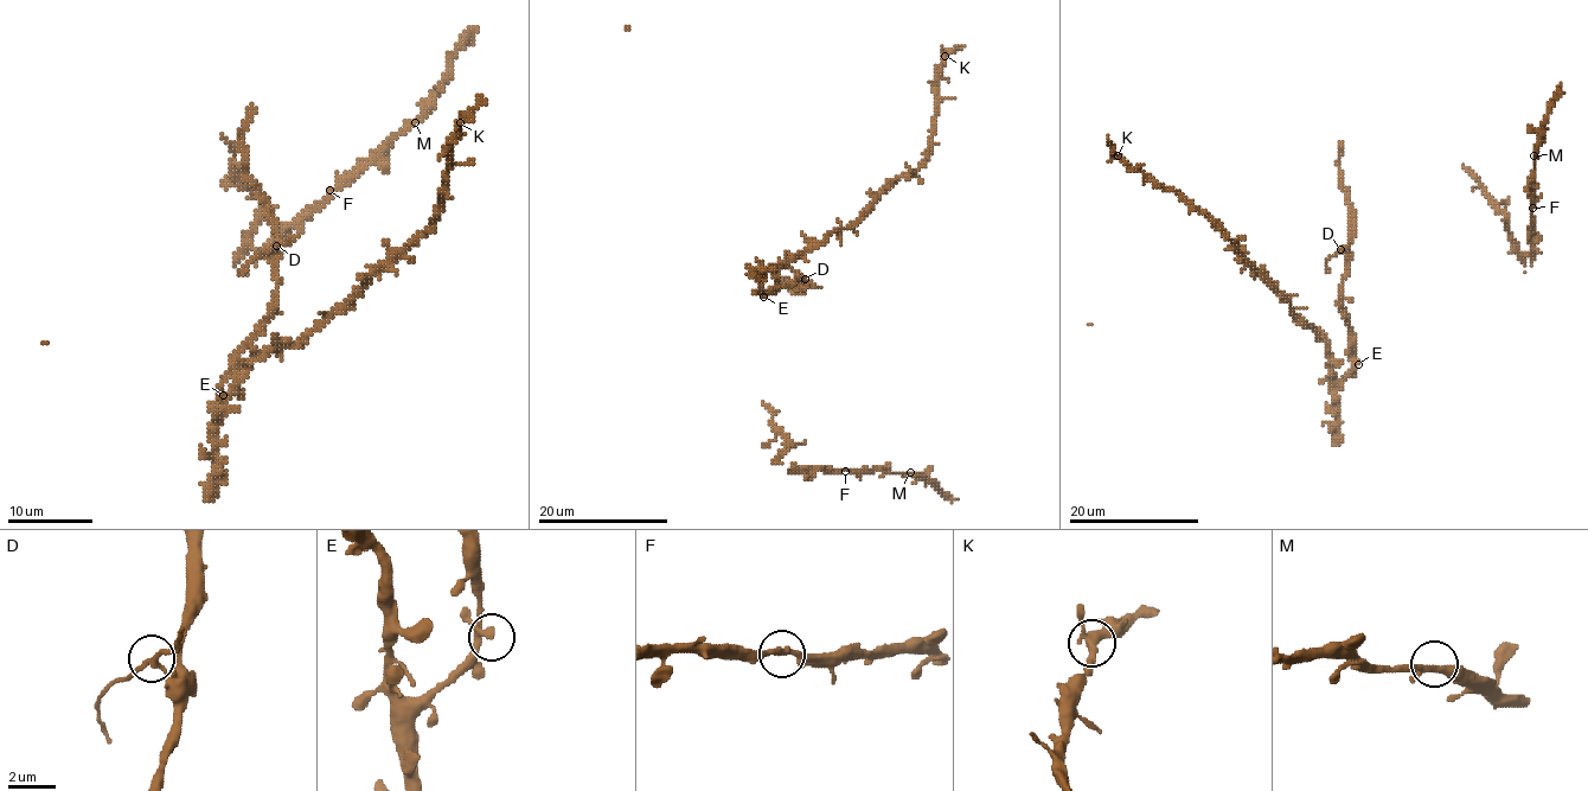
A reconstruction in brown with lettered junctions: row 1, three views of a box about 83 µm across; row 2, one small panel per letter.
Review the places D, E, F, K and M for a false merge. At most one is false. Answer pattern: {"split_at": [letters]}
{"split_at": ["D"]}

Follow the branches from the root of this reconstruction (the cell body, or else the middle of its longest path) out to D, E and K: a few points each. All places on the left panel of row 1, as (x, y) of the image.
D: (258, 333), (258, 323), (274, 301), (276, 246)
E: (258, 333), (242, 350), (237, 368), (221, 389), (223, 395)
K: (258, 333), (221, 389), (218, 416), (231, 384), (255, 361), (298, 346), (431, 224), (459, 122)

